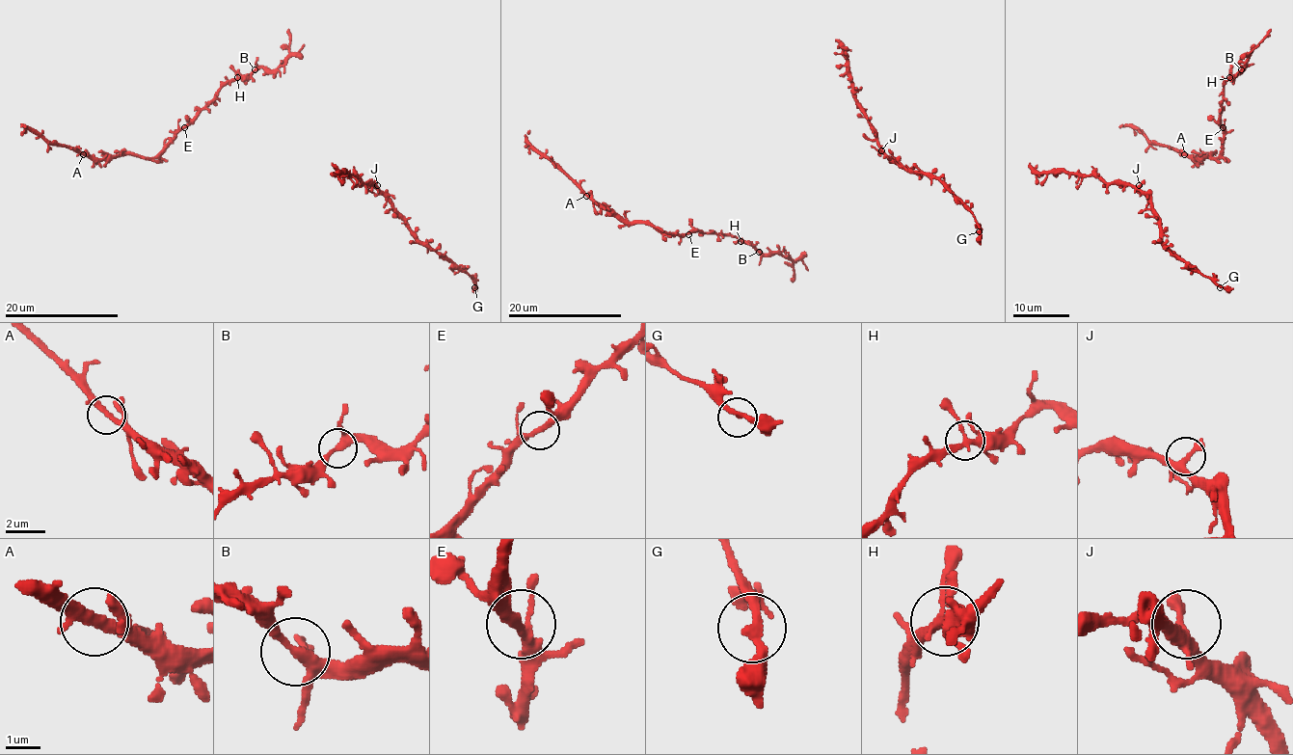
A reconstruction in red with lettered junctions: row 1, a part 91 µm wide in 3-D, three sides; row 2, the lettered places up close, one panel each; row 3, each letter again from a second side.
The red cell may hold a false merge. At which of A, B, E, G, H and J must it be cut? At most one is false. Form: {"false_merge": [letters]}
{"false_merge": []}

